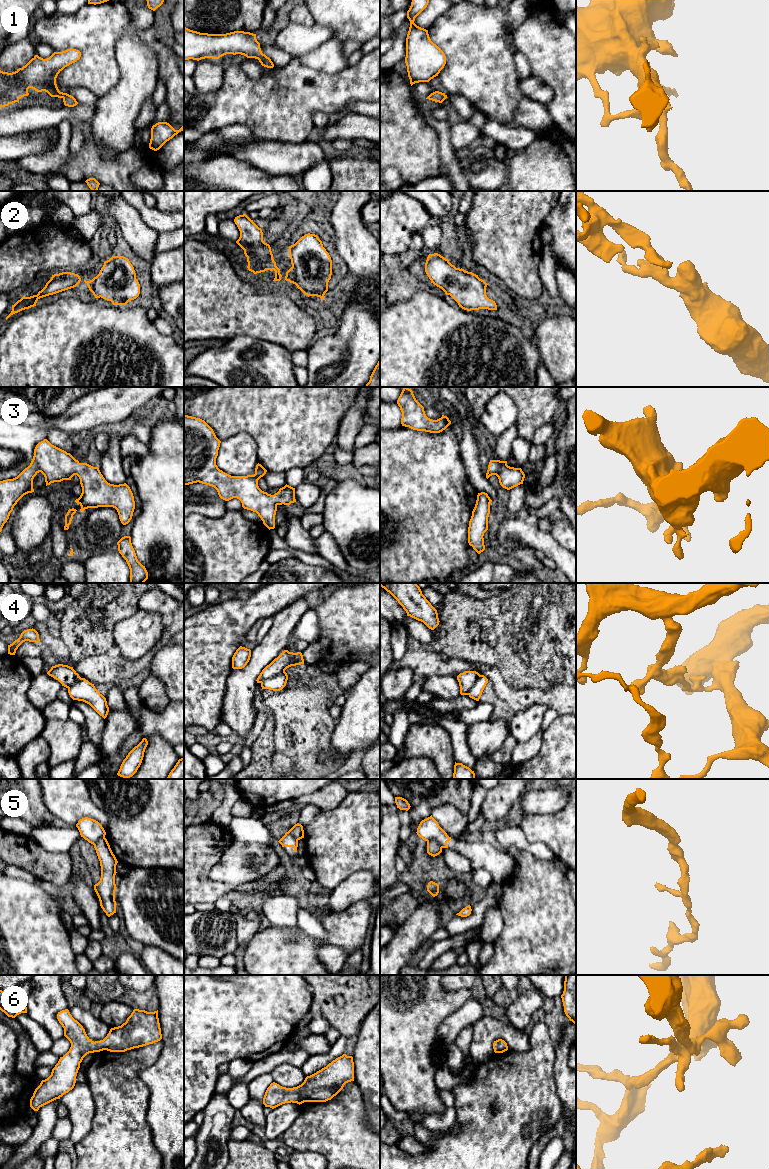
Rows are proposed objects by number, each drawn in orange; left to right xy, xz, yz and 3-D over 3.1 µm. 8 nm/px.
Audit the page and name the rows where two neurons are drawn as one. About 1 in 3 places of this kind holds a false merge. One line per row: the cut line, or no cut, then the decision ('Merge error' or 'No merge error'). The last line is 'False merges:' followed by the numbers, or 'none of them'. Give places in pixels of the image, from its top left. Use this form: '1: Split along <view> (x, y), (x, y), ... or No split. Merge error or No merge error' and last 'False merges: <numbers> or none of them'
1: No split. No merge error
2: No split. No merge error
3: No split. No merge error
4: Split along xz (284, 671), (261, 683). Merge error
5: Split along yz (427, 840), (435, 840), (442, 847). Merge error
6: No split. No merge error
False merges: 4, 5

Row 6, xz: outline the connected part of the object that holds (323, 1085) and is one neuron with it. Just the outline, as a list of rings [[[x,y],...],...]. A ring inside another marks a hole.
[[[343,1054],[326,1067],[307,1076],[297,1087],[286,1088],[275,1082],[271,1083],[265,1092],[263,1104],[274,1109],[291,1102],[299,1105],[304,1102],[326,1102],[351,1081],[354,1081],[353,1057]]]

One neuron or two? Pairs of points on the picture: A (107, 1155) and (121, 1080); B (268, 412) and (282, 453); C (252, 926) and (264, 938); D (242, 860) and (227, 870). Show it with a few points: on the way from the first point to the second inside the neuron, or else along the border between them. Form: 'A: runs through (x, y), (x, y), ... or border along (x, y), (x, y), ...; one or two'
A: runs through (120, 1136), (120, 1099); one
B: runs through (278, 422), (282, 426), (282, 443); one
C: border along (258, 931), (245, 945); two
D: runs through (238, 864), (231, 869); one

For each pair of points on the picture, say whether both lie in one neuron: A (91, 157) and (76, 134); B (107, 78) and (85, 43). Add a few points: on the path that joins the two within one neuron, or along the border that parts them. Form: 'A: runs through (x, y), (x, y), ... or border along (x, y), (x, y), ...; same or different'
A: border along (84, 144), (76, 152), (69, 151); different
B: runs through (98, 69), (97, 55), (94, 52); same

